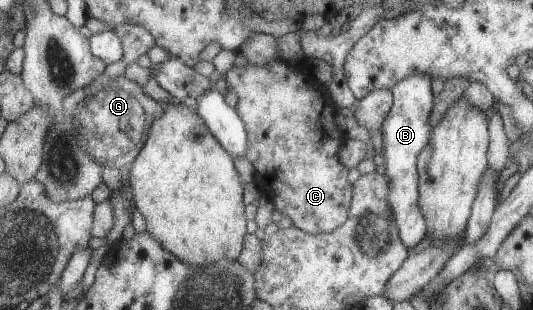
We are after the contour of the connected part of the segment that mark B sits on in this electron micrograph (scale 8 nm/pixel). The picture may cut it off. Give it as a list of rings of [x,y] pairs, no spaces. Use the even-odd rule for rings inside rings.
[[[413,73],[399,81],[392,89],[394,105],[381,127],[385,175],[391,181],[390,207],[397,227],[399,238],[413,248],[427,235],[427,222],[419,203],[419,155],[426,149],[434,131],[429,122],[432,111],[432,87],[430,76]]]

